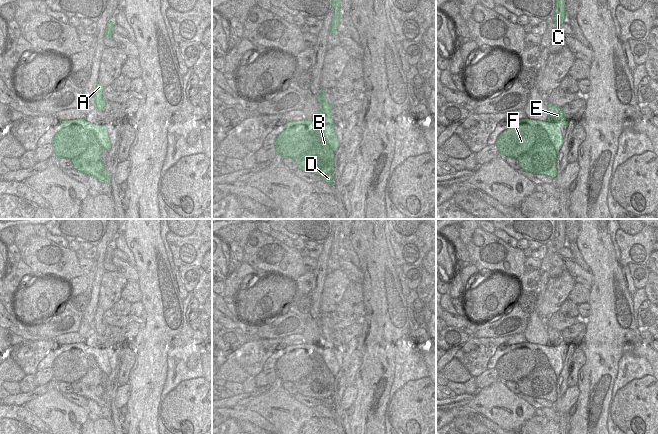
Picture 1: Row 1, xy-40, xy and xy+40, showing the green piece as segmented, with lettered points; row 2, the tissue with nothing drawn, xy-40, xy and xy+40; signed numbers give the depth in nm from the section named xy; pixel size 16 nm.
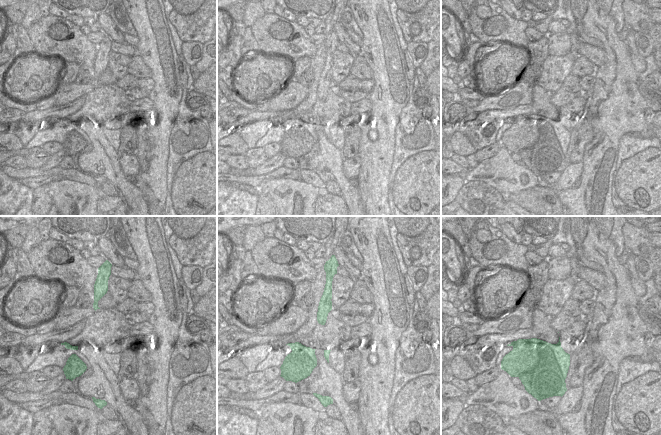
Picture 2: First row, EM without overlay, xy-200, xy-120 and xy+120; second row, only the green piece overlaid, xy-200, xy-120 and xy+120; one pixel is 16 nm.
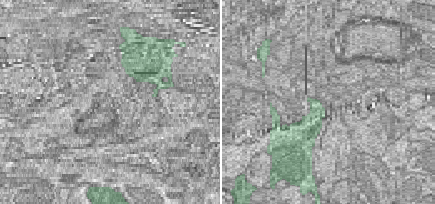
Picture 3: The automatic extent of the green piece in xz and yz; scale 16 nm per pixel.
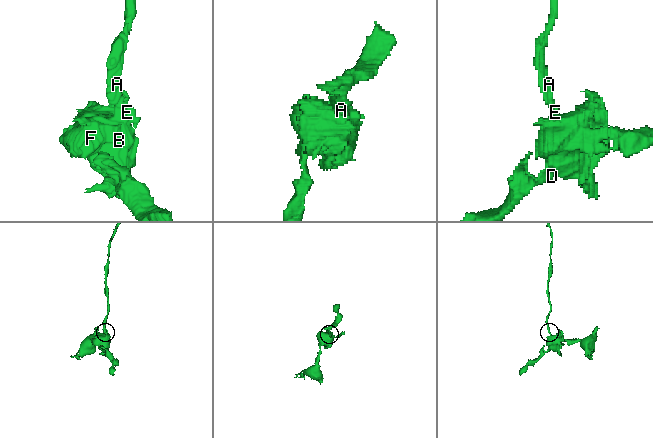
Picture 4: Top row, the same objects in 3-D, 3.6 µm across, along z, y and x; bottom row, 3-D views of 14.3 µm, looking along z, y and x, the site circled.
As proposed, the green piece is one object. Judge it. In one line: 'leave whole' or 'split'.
split

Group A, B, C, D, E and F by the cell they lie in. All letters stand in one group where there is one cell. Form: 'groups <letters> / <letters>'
groups A C E / B D F

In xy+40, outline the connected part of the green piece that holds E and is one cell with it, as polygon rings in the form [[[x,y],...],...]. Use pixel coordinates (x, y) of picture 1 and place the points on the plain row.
[[[547,326],[548,343],[547,346],[555,345],[560,350],[566,350],[568,352],[570,344],[566,343],[566,336],[563,333]]]

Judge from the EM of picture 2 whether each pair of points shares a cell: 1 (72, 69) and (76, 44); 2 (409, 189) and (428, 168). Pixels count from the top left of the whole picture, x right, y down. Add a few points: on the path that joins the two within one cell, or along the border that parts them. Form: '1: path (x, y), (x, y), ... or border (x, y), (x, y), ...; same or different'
1: border (66, 62), (75, 62), (80, 68); different
2: path (414, 184), (423, 173); same

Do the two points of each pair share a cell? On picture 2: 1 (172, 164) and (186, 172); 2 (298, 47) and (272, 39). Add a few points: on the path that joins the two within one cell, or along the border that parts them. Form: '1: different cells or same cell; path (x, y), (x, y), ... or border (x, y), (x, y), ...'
1: different cells; border (197, 153), (179, 166), (172, 190)
2: same cell; path (292, 42), (278, 39)

